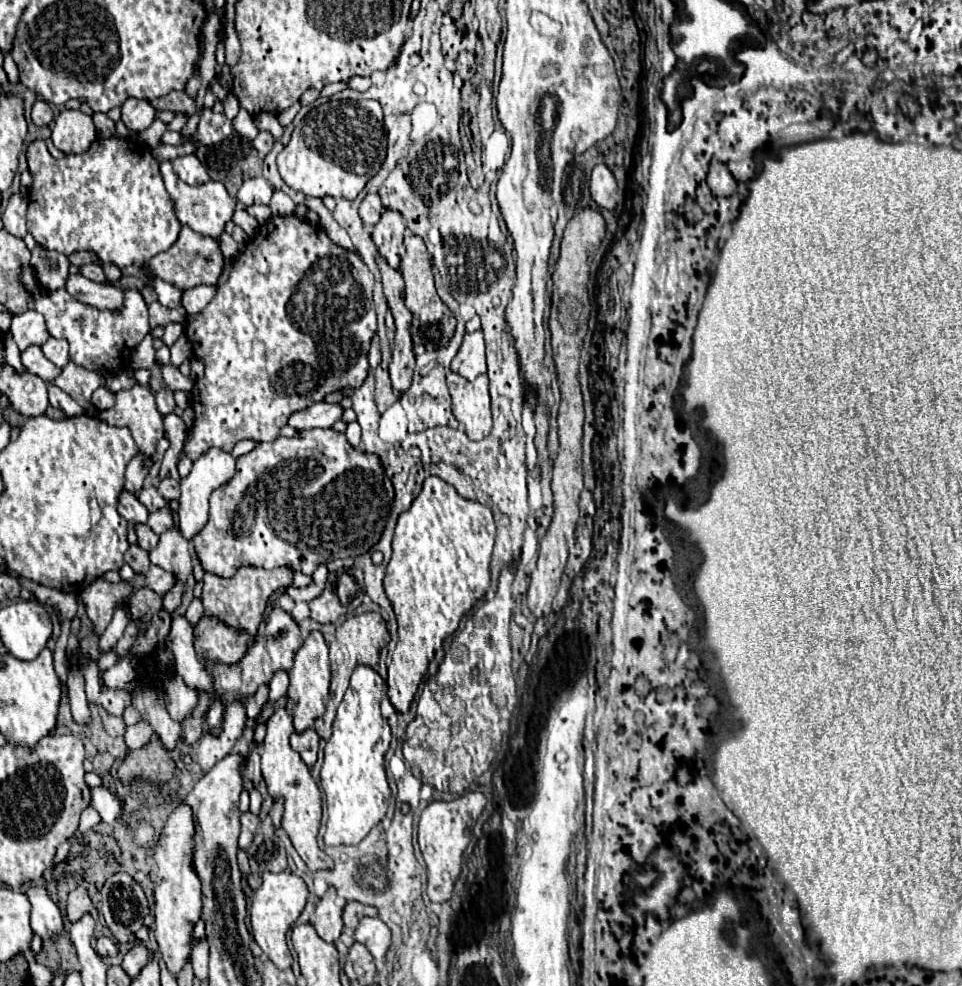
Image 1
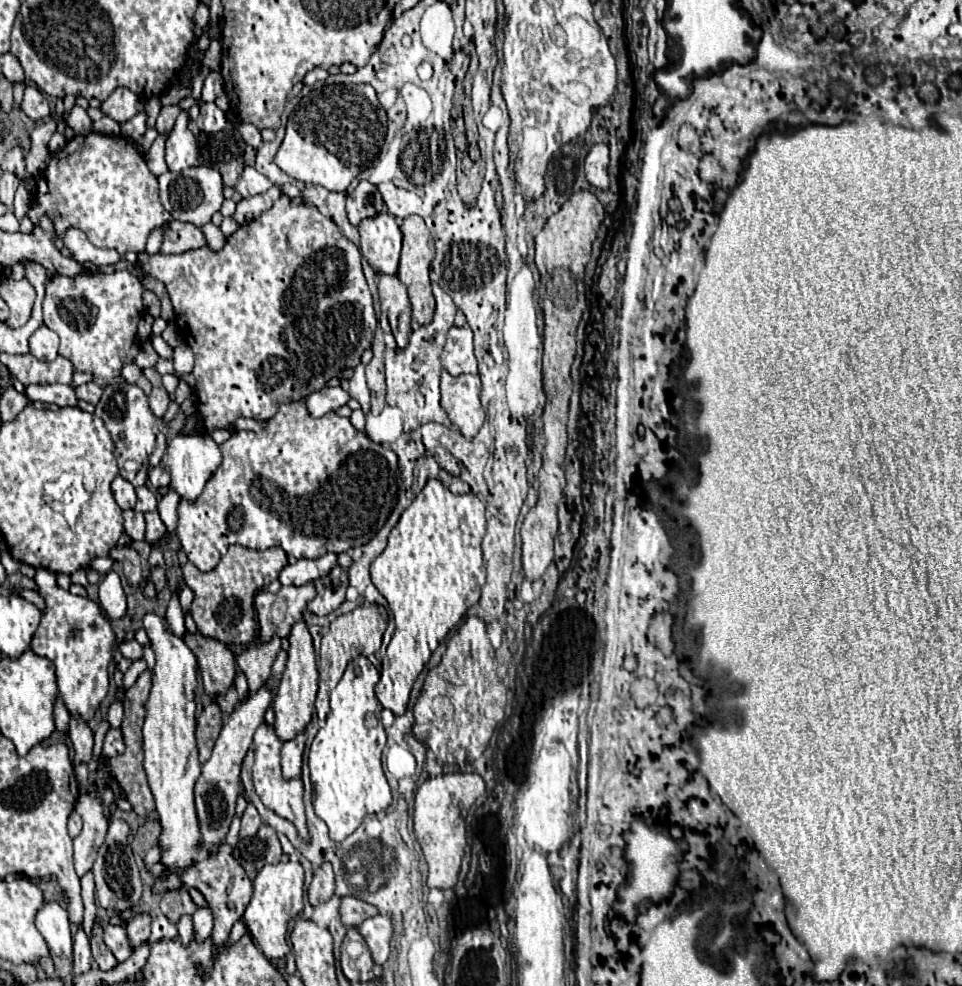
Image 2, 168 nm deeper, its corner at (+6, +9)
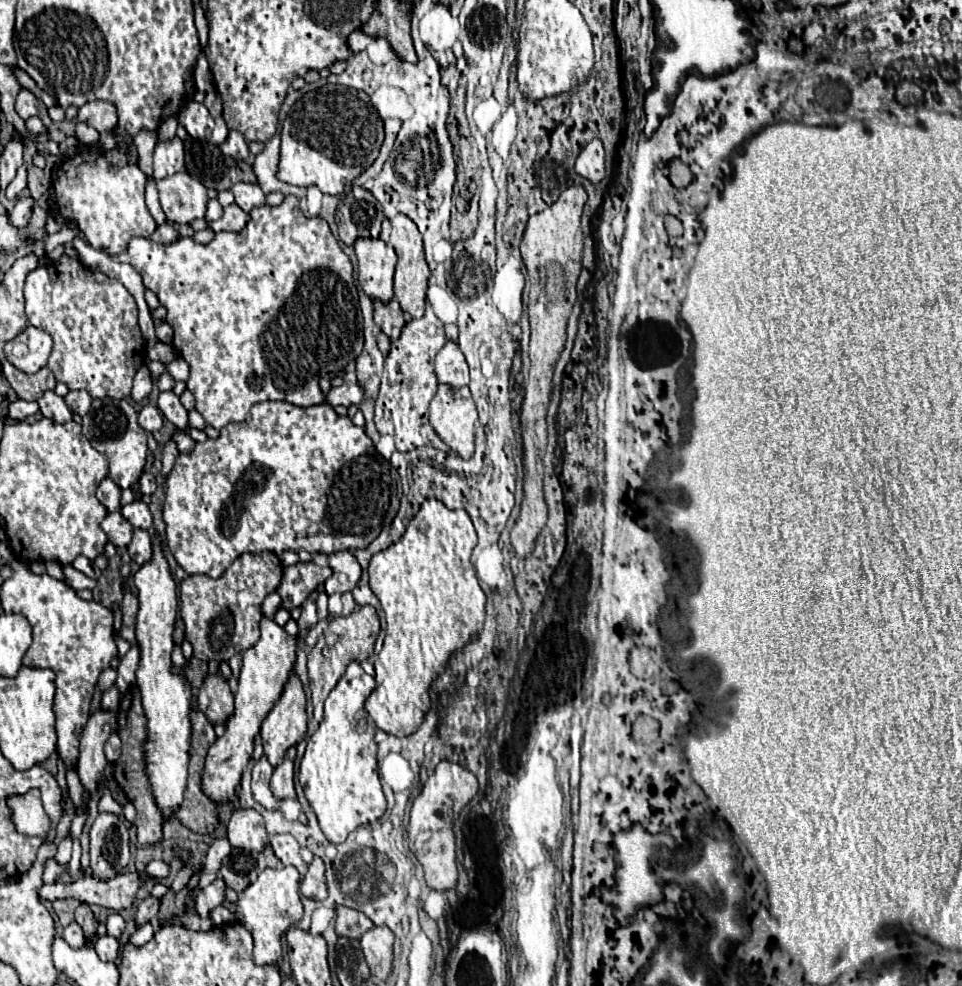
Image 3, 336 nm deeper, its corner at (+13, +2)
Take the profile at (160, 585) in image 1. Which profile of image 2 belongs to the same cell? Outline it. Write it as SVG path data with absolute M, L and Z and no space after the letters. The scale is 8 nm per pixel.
M240 544L230 546L228 554L210 572L200 572L189 561L180 566L186 586L194 590L190 612L194 616L198 630L204 636L224 640L226 644L246 644L254 640L256 636L254 596L258 590L266 588L272 580L276 580L284 566L288 566L288 558L286 552L282 552L282 548L268 548L264 552L258 552L244 548Z

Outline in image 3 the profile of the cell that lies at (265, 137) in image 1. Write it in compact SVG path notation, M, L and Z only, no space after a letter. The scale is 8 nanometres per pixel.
M231 129L231 131L229 131L227 139L219 145L219 149L221 149L221 153L223 153L223 155L233 157L233 159L241 159L241 161L245 161L245 159L249 157L247 141L245 141L245 139L243 139L243 135L241 135L239 131L235 131L235 129Z

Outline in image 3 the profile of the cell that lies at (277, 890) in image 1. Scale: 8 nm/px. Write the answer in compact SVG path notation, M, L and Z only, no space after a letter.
M295 867L283 869L265 869L259 873L257 881L251 883L241 895L235 905L229 909L237 915L237 919L251 931L253 935L253 961L257 965L277 963L281 959L281 937L283 933L301 921L303 917L303 903L299 893L299 873Z

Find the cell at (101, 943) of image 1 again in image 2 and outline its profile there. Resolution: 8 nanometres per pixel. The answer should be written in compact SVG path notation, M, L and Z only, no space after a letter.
M106 924L104 926L104 942L112 950L112 954L118 958L118 962L124 962L130 958L132 948L130 948L128 938L126 938L126 928Z

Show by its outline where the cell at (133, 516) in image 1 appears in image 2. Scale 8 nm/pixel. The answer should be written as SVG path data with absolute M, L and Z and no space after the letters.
M116 476L116 478L114 478L114 482L112 482L112 494L114 494L116 504L118 504L122 510L134 508L134 504L136 504L134 486L132 486L128 480L124 480L122 476Z

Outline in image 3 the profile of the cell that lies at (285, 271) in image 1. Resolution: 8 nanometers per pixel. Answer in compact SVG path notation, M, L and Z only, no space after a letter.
M287 195L279 207L263 205L263 207L251 209L249 221L241 231L237 231L237 233L219 231L219 233L215 233L213 241L207 245L199 245L189 237L179 237L175 243L167 243L167 245L153 243L151 239L145 239L145 237L135 237L135 239L131 239L131 243L127 243L127 251L121 251L119 255L111 255L111 259L133 265L141 273L145 287L159 293L161 305L167 307L165 321L171 325L171 329L175 333L173 347L175 347L175 351L179 351L181 357L185 351L185 361L189 363L189 369L191 369L191 375L187 379L187 389L195 397L195 409L205 417L207 425L211 425L215 429L221 429L231 421L245 421L249 415L249 409L261 401L287 401L287 403L293 403L299 407L327 403L325 393L319 389L319 379L325 375L343 371L345 365L355 361L363 349L363 317L359 311L359 299L357 299L357 289L353 283L351 261L343 253L339 243L335 241L327 221L323 217L305 217L303 211L299 209L299 199L293 195Z

